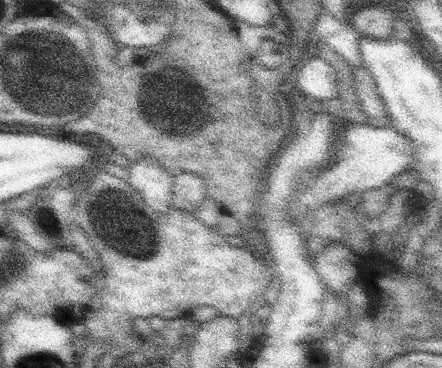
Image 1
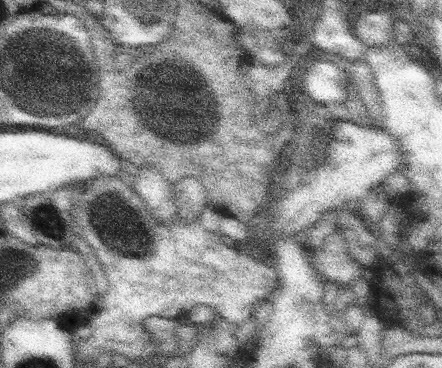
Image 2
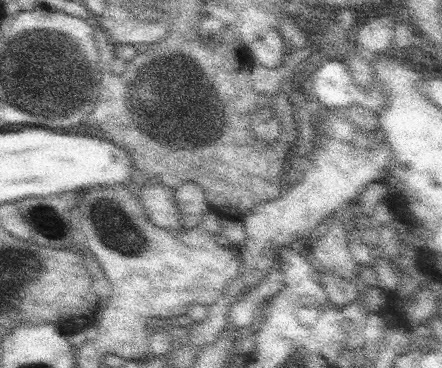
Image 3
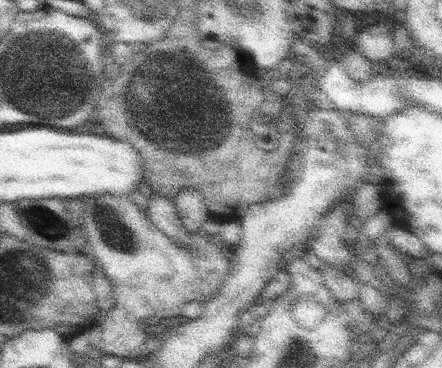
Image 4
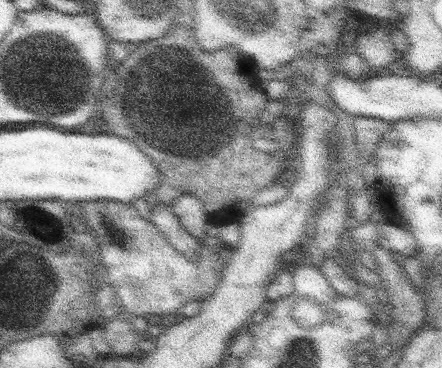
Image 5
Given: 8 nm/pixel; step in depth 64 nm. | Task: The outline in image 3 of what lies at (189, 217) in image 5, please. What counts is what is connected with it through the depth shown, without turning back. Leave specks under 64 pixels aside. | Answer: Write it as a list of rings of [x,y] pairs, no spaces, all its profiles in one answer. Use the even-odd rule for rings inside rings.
[[[185,182],[181,188],[175,190],[175,204],[181,214],[181,226],[189,230],[201,224],[203,214],[209,210],[207,198],[195,182]]]

